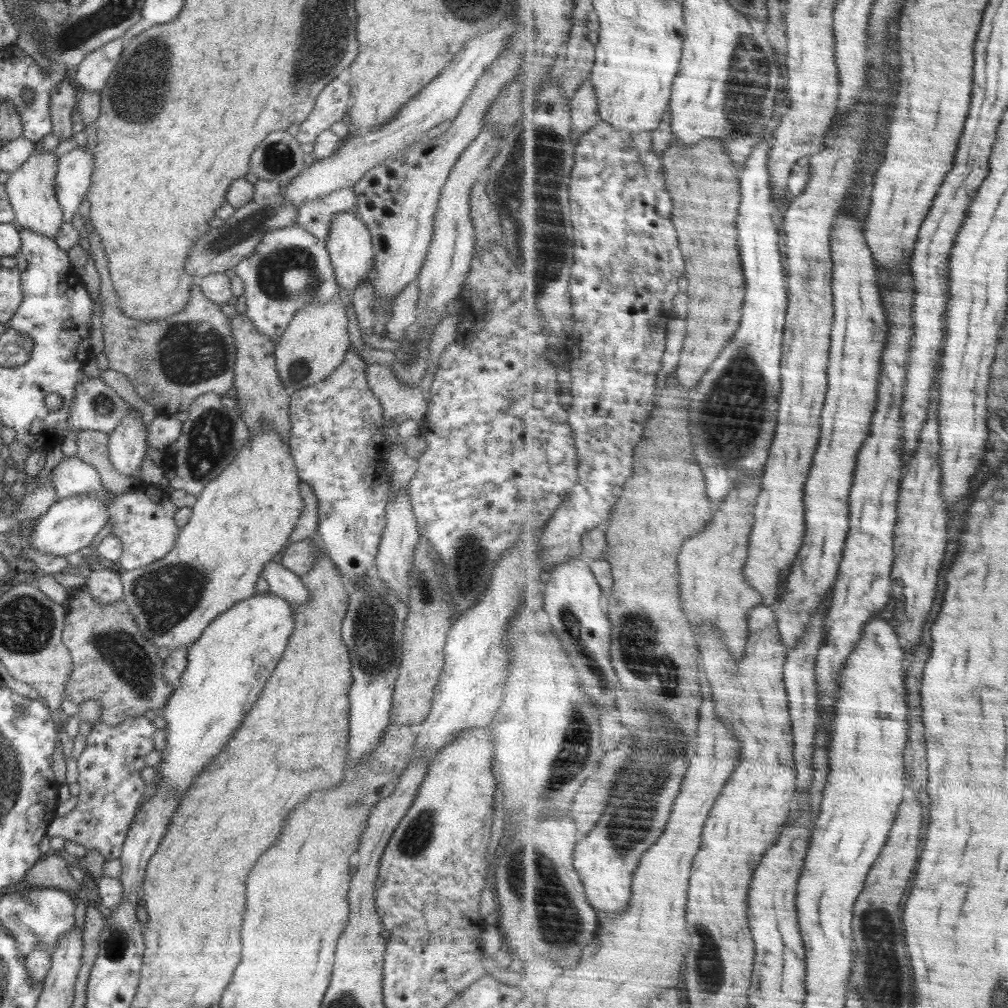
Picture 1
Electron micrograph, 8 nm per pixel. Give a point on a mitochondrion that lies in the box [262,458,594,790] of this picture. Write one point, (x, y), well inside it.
(370, 631)

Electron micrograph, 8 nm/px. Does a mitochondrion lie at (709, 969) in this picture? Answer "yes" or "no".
yes

